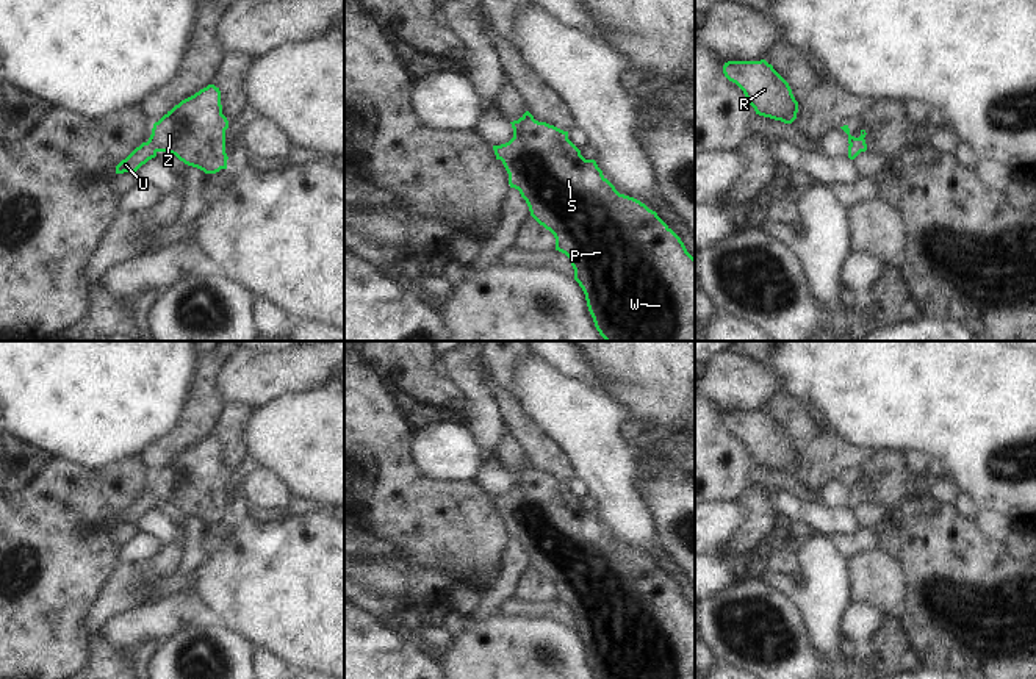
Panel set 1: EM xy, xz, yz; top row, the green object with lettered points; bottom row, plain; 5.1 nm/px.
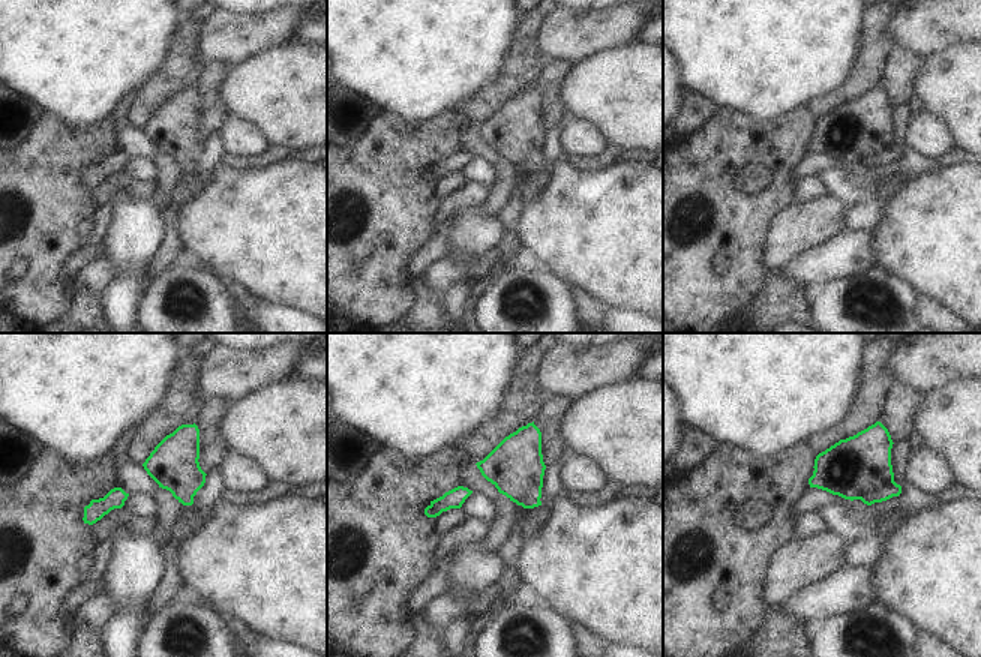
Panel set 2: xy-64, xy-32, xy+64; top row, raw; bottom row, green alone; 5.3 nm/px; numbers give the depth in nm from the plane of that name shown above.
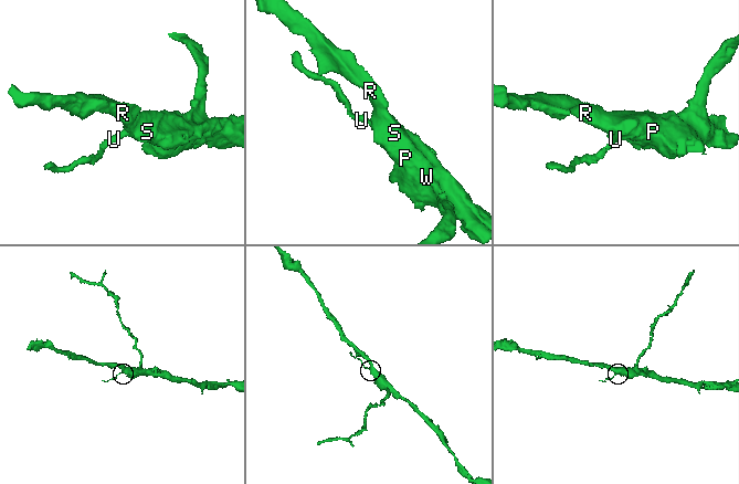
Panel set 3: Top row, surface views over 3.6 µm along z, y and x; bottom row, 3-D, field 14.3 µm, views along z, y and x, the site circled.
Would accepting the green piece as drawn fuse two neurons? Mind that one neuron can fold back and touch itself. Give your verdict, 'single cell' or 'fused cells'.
single cell

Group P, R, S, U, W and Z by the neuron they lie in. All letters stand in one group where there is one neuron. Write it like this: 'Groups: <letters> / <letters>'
Groups: P R S U W Z

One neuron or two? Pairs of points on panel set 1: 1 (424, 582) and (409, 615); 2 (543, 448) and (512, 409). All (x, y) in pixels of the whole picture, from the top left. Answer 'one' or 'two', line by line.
1: two
2: one

